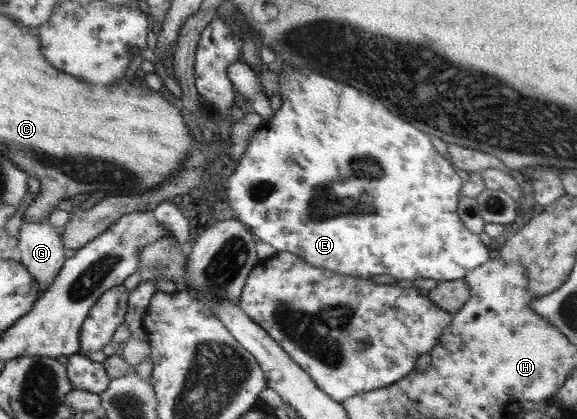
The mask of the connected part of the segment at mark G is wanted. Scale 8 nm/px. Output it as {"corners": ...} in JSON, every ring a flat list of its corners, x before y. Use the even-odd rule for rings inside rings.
{"corners":[[47,220,22,221,18,229,18,264,22,264,37,282,41,294,51,285,65,260,60,231,60,228,50,226]]}

